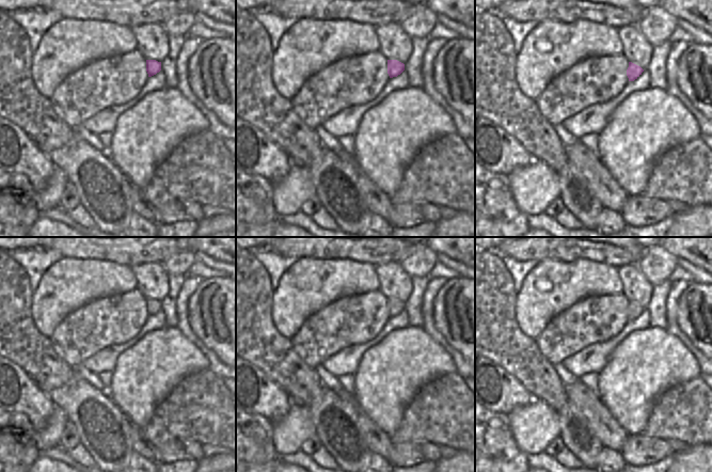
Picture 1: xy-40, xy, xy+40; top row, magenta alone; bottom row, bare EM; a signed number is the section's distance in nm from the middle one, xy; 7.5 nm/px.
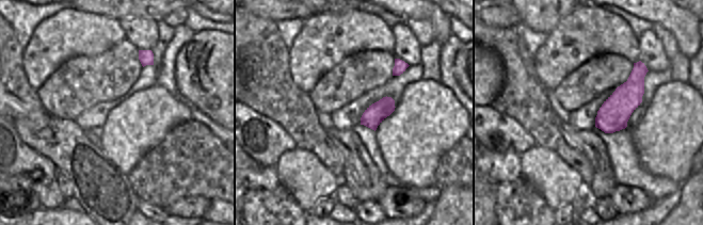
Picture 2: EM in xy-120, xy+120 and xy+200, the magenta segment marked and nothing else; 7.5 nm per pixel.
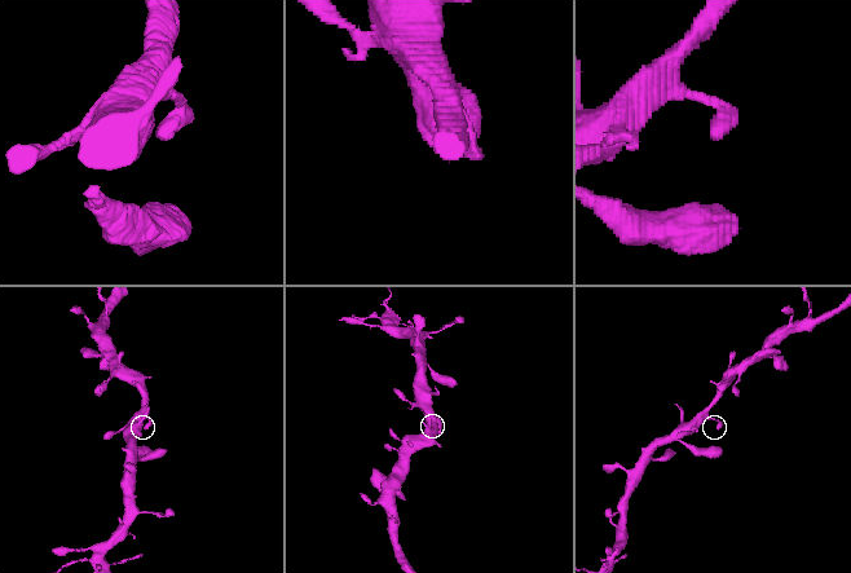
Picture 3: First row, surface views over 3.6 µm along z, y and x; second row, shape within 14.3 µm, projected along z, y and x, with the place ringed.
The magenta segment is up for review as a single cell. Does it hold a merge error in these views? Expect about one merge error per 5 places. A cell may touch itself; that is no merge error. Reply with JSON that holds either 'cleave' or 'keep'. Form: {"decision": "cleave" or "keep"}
{"decision": "keep"}

